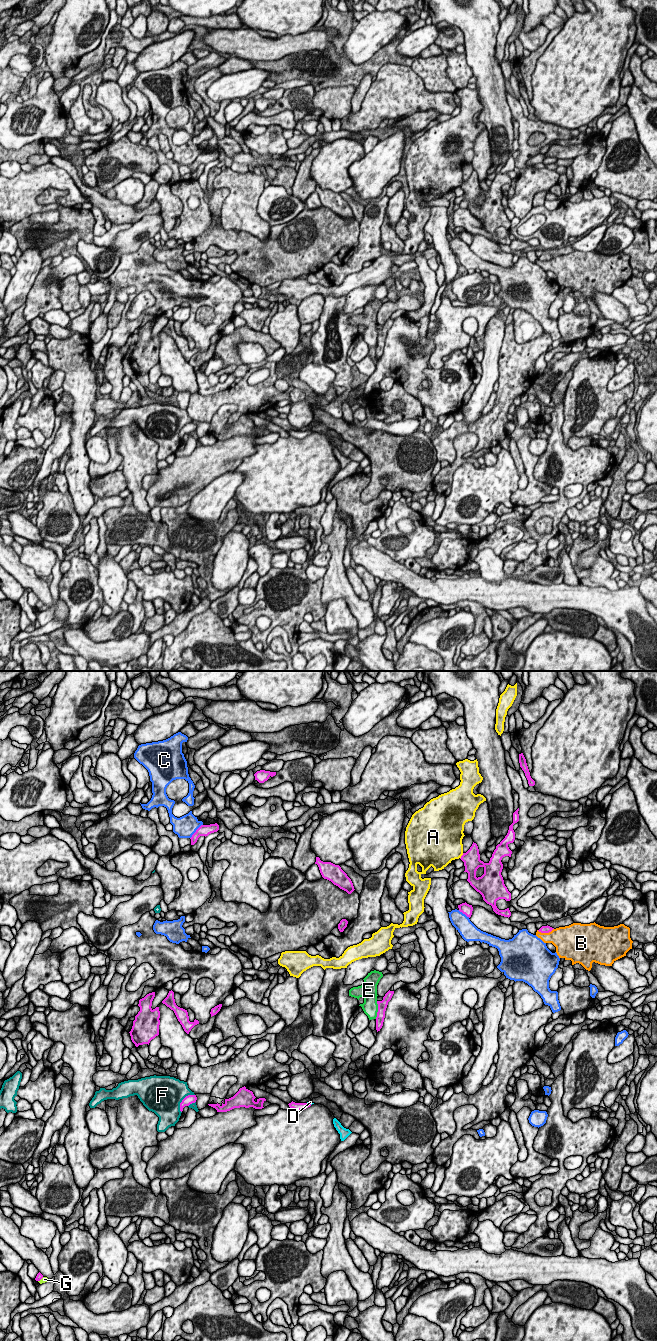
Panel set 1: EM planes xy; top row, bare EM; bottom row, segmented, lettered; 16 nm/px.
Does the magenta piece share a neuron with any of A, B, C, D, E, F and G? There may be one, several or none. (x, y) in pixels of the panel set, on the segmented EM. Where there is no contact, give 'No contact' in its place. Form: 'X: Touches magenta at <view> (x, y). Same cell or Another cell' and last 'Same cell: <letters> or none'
A: Touches magenta at xy (461, 856). Another cell
B: Touches magenta at xy (545, 932). Another cell
C: Touches magenta at xy (196, 831). Another cell
D: Touches magenta at xy (309, 1102). Same cell
E: Touches magenta at xy (378, 1010). Another cell
F: Touches magenta at xy (182, 1100). Another cell
G: Touches magenta at xy (40, 1279). Another cell
Same cell: D

